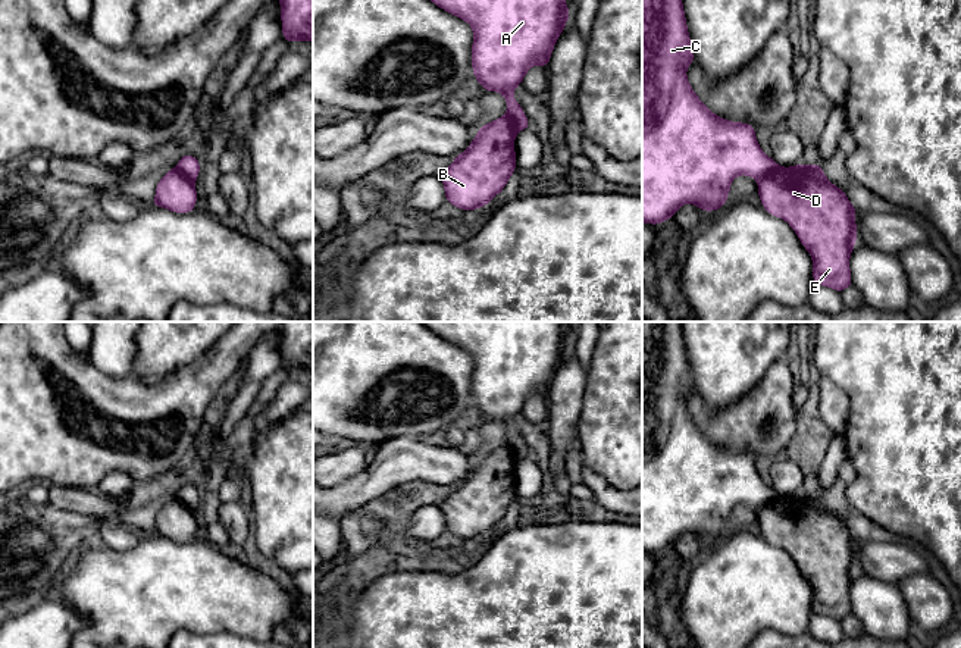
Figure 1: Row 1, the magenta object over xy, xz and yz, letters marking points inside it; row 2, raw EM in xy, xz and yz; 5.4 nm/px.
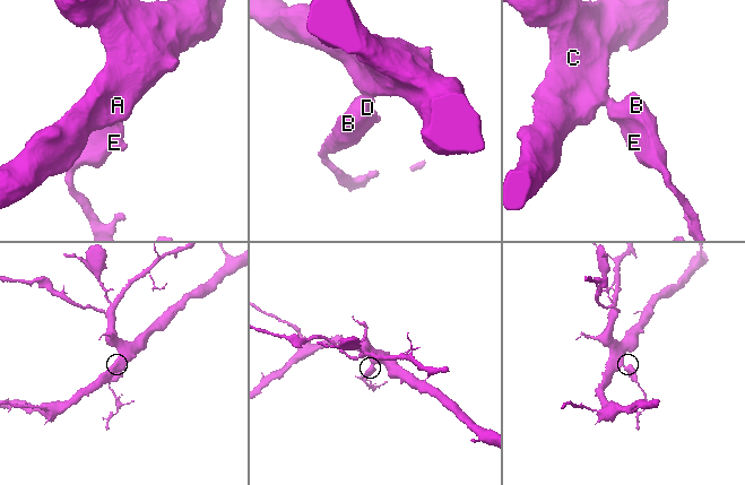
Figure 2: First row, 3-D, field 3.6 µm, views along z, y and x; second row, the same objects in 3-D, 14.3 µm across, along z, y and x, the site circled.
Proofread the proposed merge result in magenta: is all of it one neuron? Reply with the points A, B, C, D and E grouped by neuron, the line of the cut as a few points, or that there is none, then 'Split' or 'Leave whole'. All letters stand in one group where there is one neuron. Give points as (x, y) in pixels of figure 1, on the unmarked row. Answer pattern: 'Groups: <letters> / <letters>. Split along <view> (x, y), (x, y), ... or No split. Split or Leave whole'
Groups: A C / B D E. Split along yz (780, 497), (758, 510). Split

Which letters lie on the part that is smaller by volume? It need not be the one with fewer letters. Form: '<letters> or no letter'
B, D, E

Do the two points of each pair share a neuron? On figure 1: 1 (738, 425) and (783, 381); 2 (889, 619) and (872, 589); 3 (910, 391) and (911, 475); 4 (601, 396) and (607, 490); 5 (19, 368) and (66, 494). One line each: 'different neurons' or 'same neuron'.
1: same neuron
2: same neuron
3: same neuron
4: different neurons
5: different neurons

